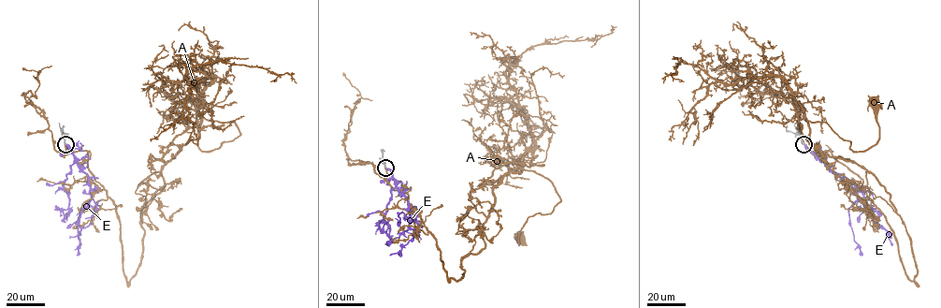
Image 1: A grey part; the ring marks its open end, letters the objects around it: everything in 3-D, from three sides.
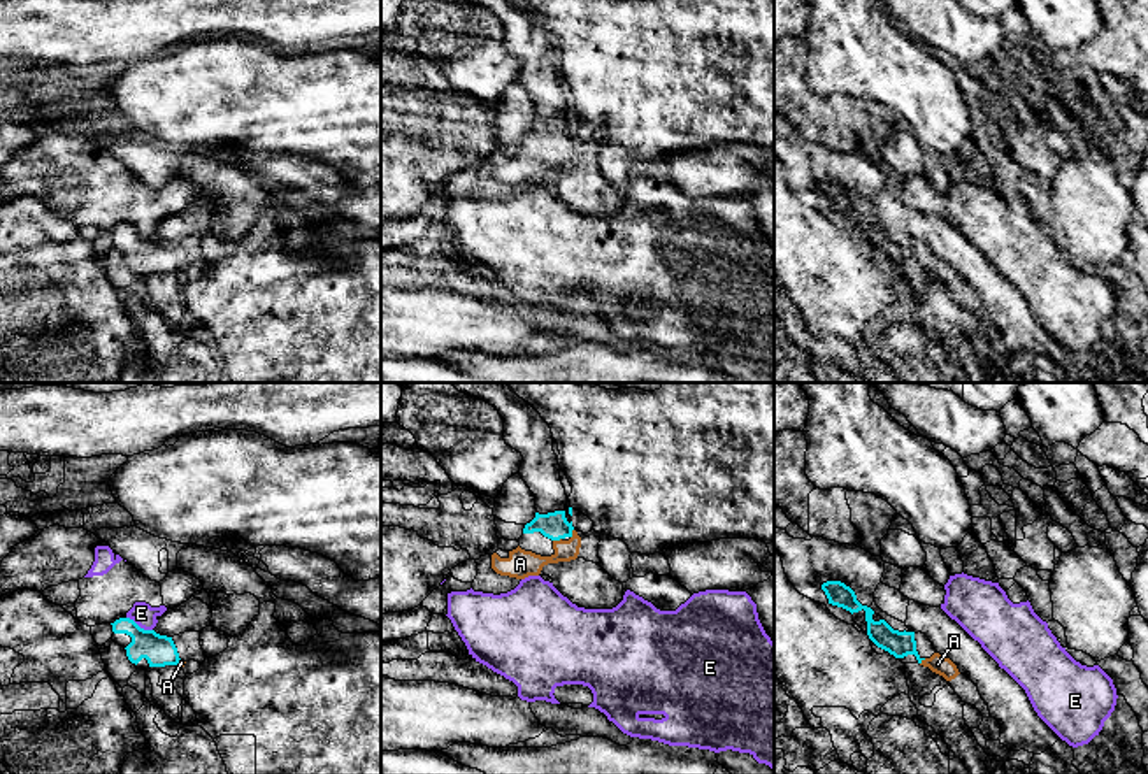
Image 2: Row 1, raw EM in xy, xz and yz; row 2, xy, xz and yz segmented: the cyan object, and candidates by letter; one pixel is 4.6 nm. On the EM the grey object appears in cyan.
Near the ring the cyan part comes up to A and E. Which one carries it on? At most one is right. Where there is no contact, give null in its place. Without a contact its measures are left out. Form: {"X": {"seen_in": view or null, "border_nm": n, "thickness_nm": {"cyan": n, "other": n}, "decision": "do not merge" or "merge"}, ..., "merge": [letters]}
{"A": {"seen_in": "xz", "border_nm": 50, "thickness_nm": {"cyan": 130, "other": 120}, "decision": "merge"}, "E": {"seen_in": "xy", "border_nm": 140, "thickness_nm": {"cyan": 140, "other": 100}, "decision": "do not merge"}, "merge": ["A"]}

